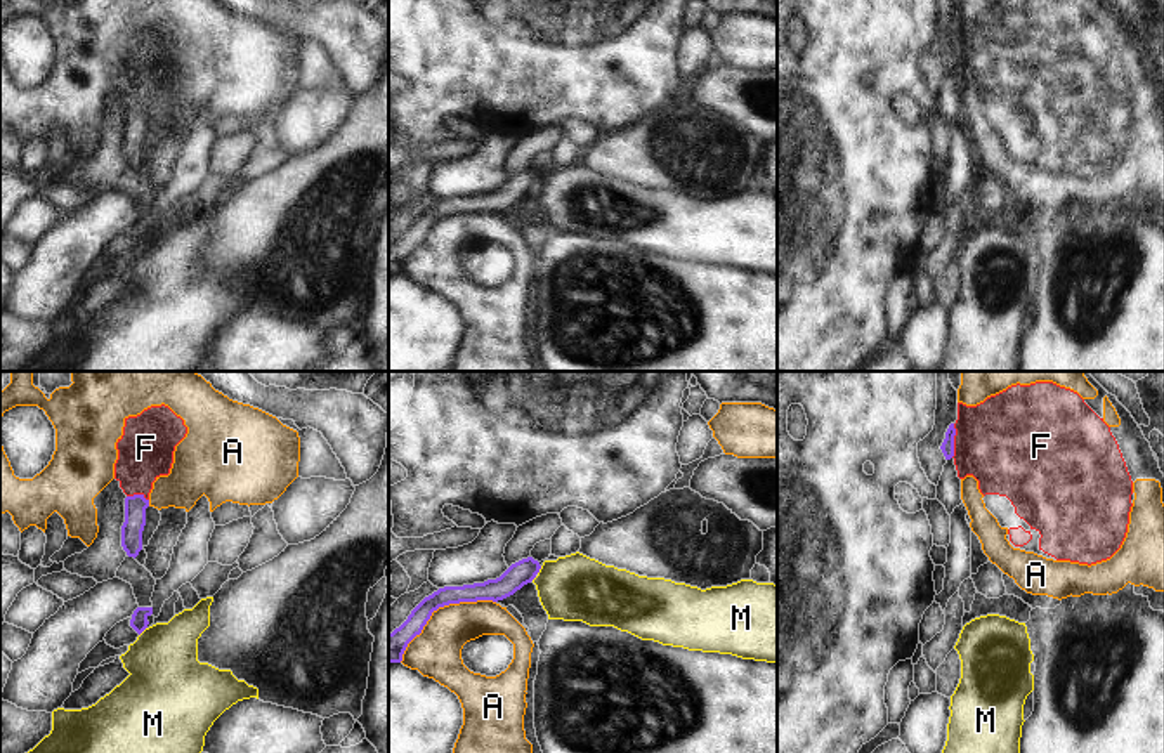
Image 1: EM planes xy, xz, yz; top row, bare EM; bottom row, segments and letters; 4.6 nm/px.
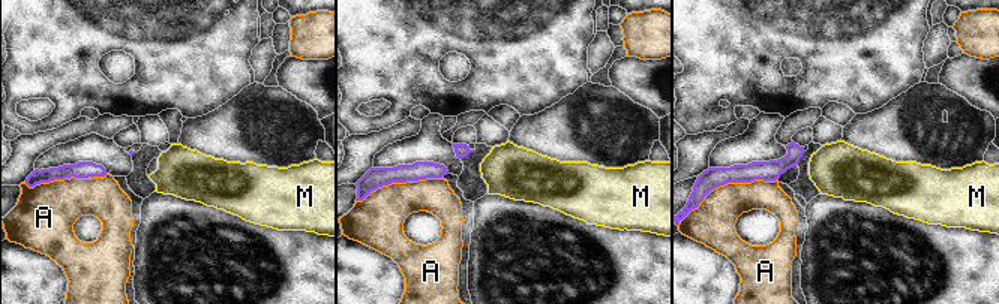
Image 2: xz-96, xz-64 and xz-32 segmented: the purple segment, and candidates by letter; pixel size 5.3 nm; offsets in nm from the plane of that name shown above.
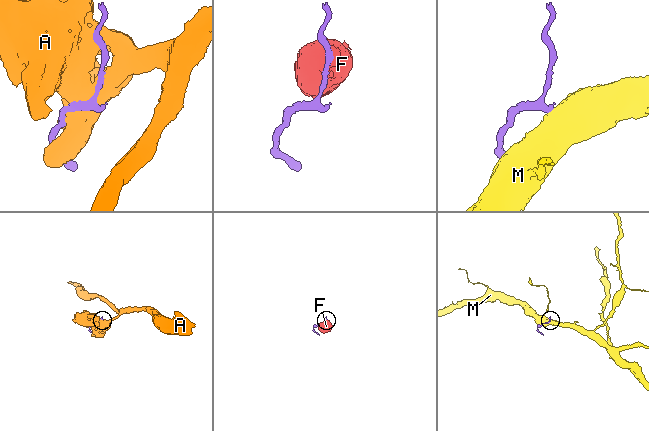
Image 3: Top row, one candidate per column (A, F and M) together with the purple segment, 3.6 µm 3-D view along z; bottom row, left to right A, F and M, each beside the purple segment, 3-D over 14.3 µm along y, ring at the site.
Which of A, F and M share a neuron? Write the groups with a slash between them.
A F / M

